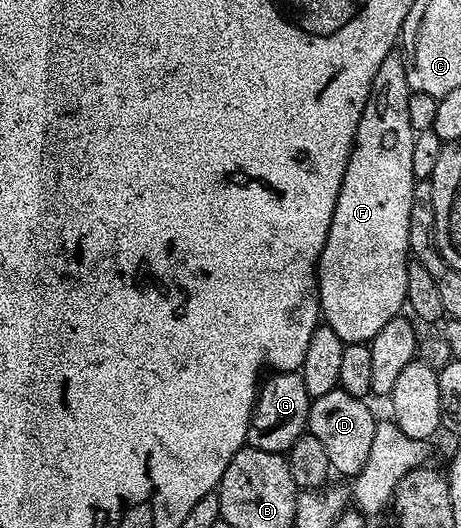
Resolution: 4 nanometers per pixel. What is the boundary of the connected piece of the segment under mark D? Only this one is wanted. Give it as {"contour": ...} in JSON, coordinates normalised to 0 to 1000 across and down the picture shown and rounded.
{"contour":[[[727,737],[703,744],[672,765],[670,822],[685,828],[703,843],[711,858],[718,894],[753,903],[777,900],[798,873],[798,858],[807,858],[807,828],[816,807],[816,792],[803,780],[792,754],[774,756],[764,744]]]}

